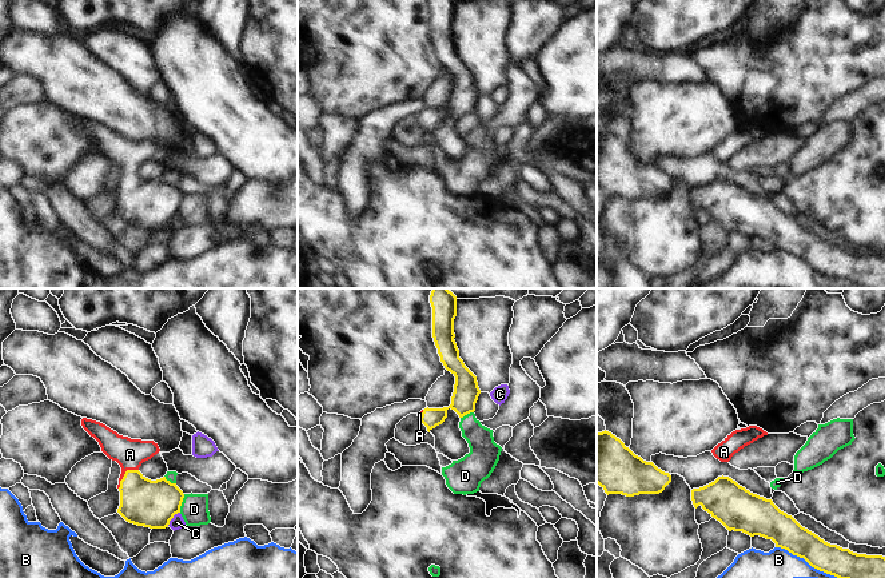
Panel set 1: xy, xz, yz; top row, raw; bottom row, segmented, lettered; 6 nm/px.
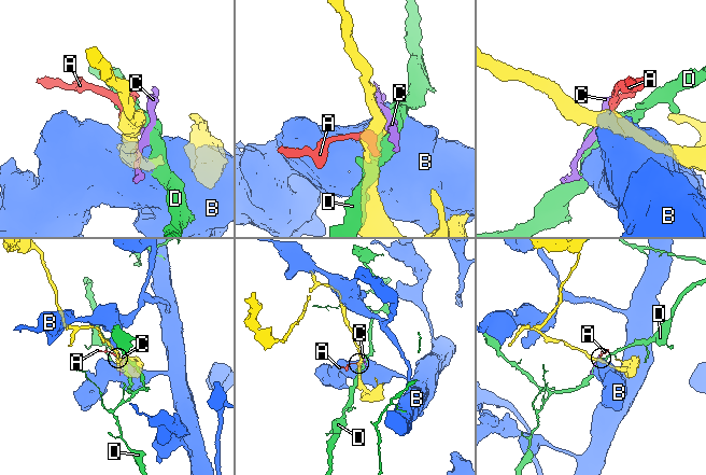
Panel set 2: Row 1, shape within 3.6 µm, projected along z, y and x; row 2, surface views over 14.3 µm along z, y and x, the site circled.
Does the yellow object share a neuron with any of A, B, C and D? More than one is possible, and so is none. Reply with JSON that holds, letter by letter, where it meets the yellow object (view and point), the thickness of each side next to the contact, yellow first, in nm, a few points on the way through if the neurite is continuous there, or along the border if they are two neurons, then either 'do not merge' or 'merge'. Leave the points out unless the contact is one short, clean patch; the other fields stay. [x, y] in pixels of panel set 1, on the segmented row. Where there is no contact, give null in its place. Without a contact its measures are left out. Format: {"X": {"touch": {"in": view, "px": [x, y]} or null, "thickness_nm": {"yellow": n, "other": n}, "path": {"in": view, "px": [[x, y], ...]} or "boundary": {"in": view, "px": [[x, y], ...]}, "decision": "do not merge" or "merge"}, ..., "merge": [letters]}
{"A": {"touch": {"in": "xy", "px": [124, 474]}, "thickness_nm": {"yellow": 280, "other": 180}, "path": {"in": "xy", "px": [[151, 503], [124, 474], [130, 467], [130, 454]]}, "decision": "merge"}, "B": {"touch": {"in": "yz", "px": [806, 561]}, "thickness_nm": {"yellow": 190, "other": 180}, "decision": "do not merge"}, "C": {"touch": {"in": "xy", "px": [172, 517]}, "thickness_nm": {"yellow": 280, "other": 80}, "boundary": {"in": "xy", "px": [[179, 511], [167, 525]]}, "decision": "do not merge"}, "D": {"touch": {"in": "xy", "px": [180, 503]}, "thickness_nm": {"yellow": 280, "other": 170}, "boundary": {"in": "xy", "px": [[184, 494], [179, 511]]}, "decision": "do not merge"}, "merge": ["A"]}

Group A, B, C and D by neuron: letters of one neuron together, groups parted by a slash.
A / B / C / D

